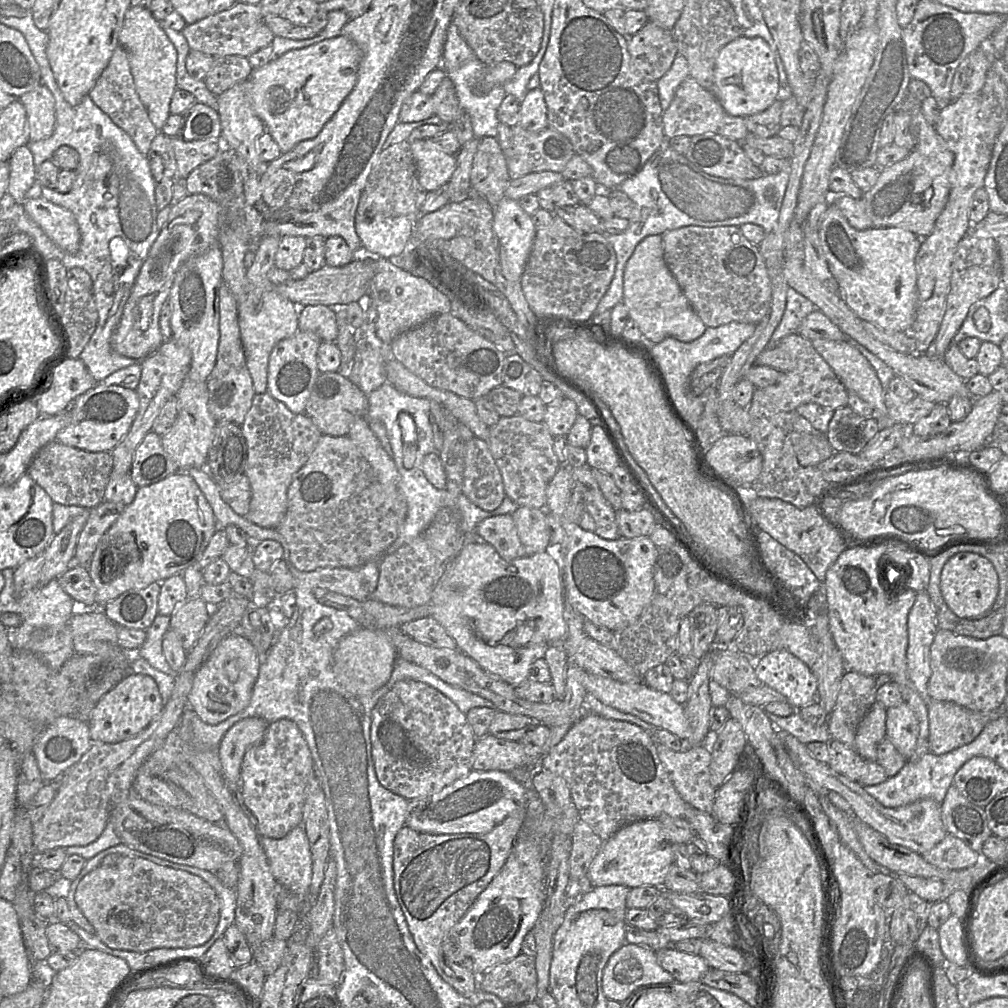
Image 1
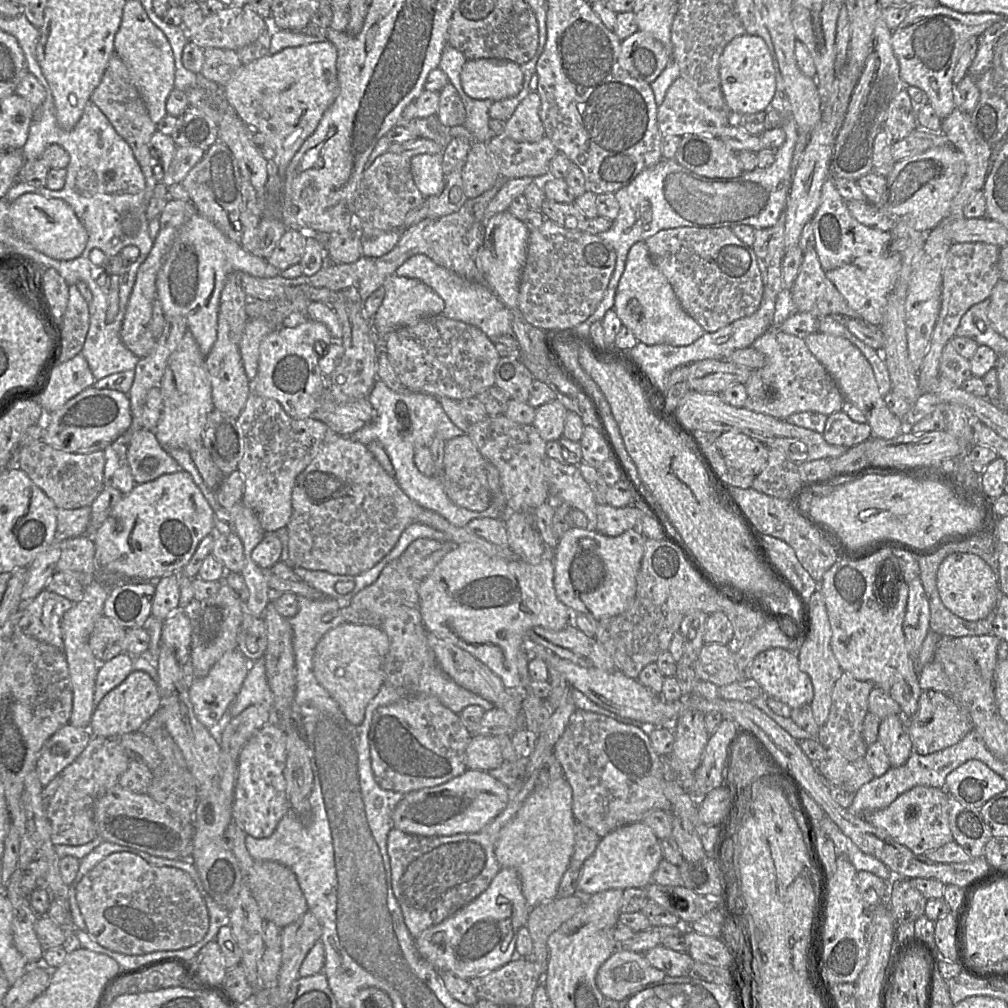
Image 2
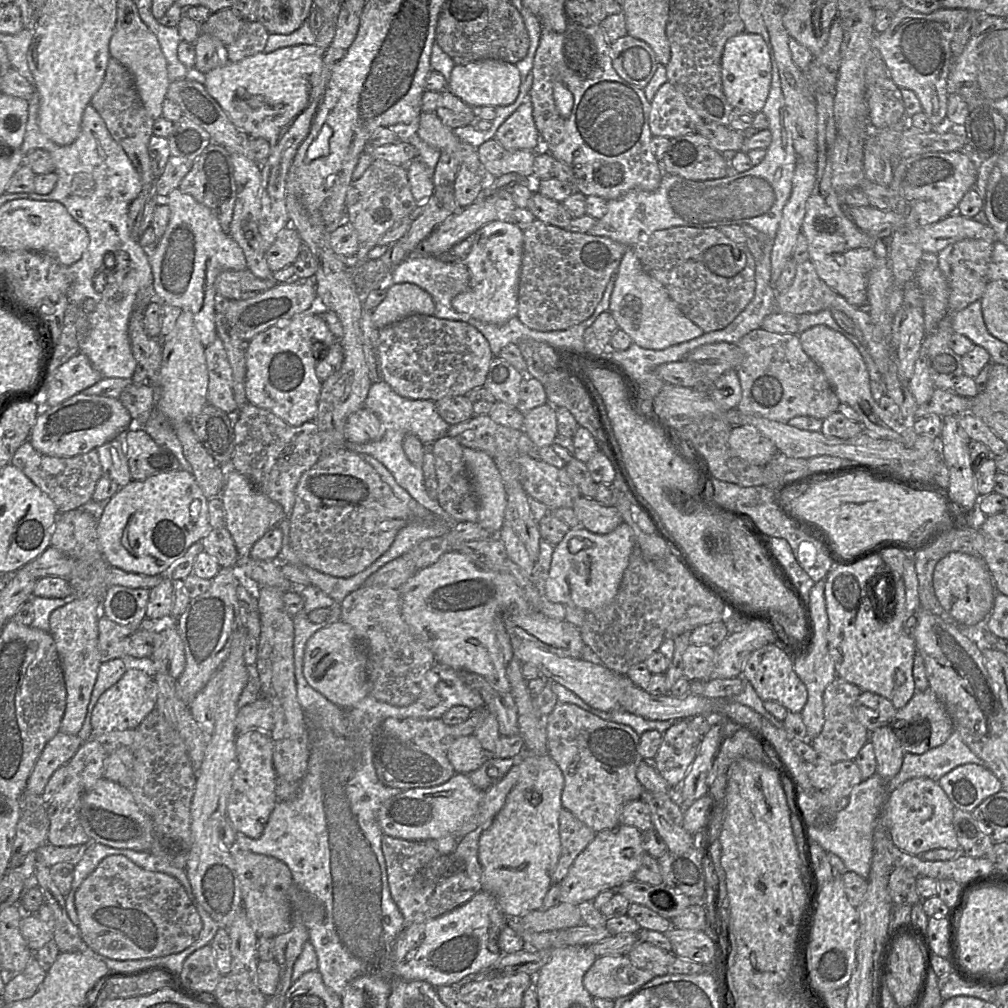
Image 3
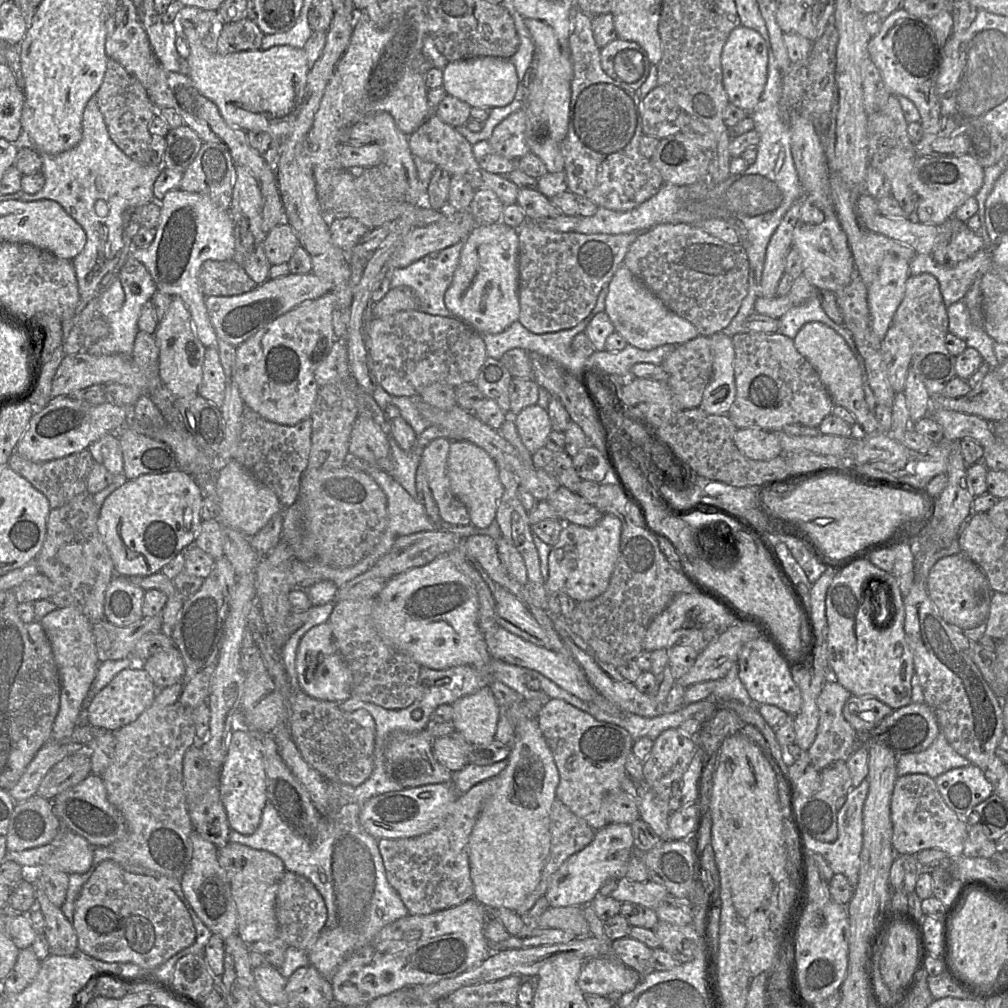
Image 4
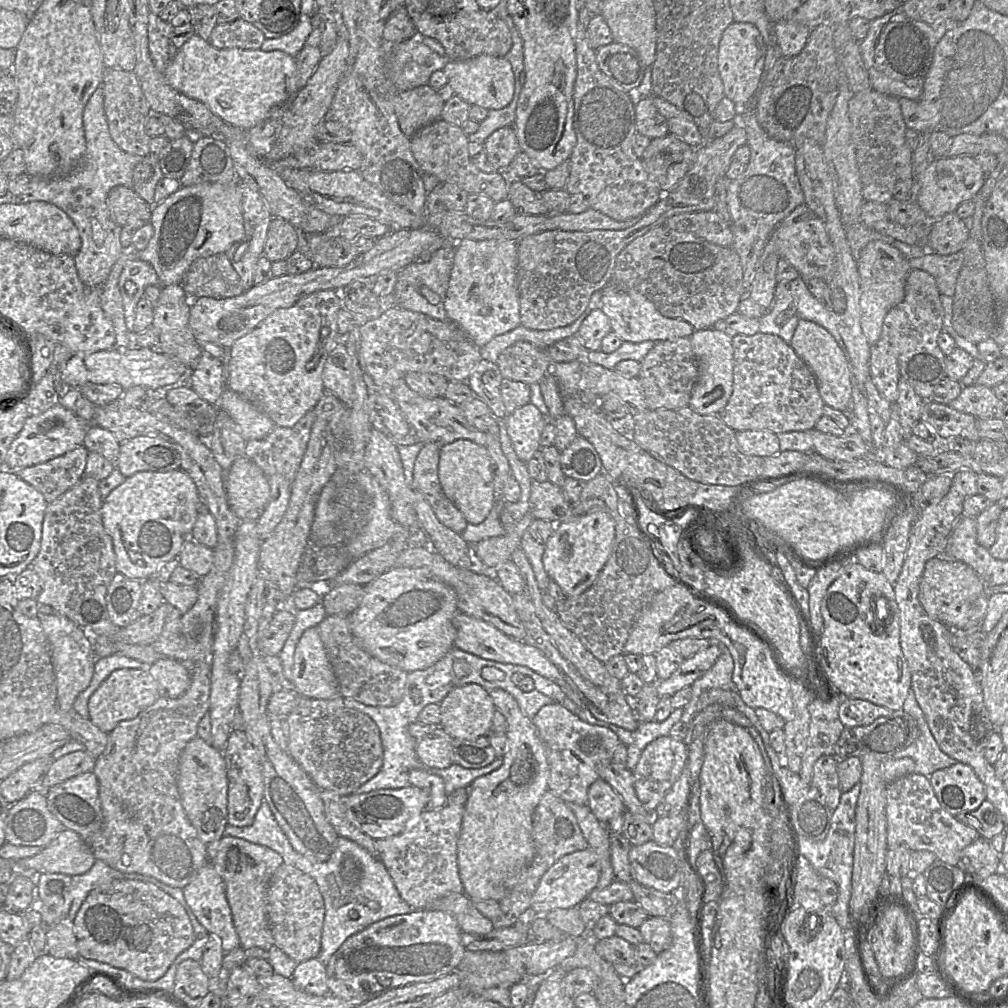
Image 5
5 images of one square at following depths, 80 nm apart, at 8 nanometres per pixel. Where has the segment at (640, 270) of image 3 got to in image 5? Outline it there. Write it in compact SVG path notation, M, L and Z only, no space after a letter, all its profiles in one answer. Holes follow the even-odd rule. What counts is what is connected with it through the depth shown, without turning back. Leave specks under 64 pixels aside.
M608 283L602 292L602 309L608 317L612 331L623 341L639 343L690 337L694 327L684 320L664 317L644 295L631 289L619 288Z

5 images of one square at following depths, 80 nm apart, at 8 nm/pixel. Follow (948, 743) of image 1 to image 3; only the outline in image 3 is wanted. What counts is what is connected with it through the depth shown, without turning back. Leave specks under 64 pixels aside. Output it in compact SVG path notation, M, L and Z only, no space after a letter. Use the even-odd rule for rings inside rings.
M930 690L915 692L906 706L897 710L888 725L898 738L904 753L923 754L942 745L954 731L951 718L936 695Z

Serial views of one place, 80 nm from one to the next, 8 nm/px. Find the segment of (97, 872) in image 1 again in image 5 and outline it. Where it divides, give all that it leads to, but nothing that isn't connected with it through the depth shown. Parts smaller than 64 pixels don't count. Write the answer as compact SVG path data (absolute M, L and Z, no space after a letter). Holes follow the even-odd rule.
M113 879L92 889L73 925L79 955L126 970L145 981L162 977L174 959L194 942L193 927L183 906L156 885L136 879Z

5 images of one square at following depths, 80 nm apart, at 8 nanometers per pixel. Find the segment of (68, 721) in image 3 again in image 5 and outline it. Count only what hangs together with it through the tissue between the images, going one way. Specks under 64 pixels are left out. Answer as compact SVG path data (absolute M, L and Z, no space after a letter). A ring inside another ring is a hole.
M55 613L38 615L38 618L50 644L58 708L62 711L69 711L73 709L76 697L88 687L92 679L95 662L93 646L84 630L67 617Z

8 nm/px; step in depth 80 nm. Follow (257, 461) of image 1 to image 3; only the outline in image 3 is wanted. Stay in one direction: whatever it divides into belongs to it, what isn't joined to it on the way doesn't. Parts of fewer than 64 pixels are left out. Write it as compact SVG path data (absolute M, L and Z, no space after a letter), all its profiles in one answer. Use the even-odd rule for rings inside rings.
M246 402L236 413L234 433L232 469L248 477L259 491L278 502L289 516L301 475L322 456L322 438L315 421L292 426L269 410Z

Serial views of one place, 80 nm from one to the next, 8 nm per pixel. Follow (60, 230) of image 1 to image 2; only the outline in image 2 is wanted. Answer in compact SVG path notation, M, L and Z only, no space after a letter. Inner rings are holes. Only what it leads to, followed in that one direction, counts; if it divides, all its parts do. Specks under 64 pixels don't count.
M26 193L10 203L8 218L14 232L33 248L57 260L79 257L88 241L88 233L72 208L61 199L47 199L38 193Z

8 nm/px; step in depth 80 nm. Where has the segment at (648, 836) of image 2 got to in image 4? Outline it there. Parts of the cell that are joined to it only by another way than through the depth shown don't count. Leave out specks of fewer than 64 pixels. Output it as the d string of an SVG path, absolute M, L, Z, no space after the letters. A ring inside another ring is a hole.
M609 823L597 830L593 841L571 855L552 875L545 893L549 907L584 906L591 903L607 881L625 877L633 849L630 825Z

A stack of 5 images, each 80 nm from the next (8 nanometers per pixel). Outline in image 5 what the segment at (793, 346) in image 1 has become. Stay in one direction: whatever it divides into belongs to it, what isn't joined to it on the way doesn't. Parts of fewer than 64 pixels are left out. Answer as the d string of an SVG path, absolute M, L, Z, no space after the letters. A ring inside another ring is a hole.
M761 332L754 335L735 335L732 337L732 345L733 391L727 405L717 414L725 424L735 431L768 430L776 434L815 428L817 421L823 415L825 404L820 396L814 373L792 346L777 335Z

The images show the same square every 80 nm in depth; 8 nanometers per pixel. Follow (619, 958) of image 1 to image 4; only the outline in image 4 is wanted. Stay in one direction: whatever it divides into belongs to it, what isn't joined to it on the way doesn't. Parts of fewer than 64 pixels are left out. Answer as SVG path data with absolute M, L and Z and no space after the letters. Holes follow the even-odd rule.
M599 957L586 961L577 985L585 995L609 999L633 990L642 979L637 971L615 957Z

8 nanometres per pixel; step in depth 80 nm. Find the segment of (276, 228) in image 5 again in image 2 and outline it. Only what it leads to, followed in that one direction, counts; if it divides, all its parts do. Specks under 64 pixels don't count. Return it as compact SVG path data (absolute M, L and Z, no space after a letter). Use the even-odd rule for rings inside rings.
M287 229L266 262L279 271L299 264L304 254L306 232Z

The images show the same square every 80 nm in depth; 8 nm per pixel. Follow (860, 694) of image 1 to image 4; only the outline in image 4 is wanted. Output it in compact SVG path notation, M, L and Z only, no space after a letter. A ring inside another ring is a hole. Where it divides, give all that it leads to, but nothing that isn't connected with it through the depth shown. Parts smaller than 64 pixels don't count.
M833 679L825 683L817 698L819 721L816 737L807 750L810 764L817 770L822 770L835 761L847 761L849 757L860 748L858 743L858 732L843 716L843 707L851 696L848 690Z

